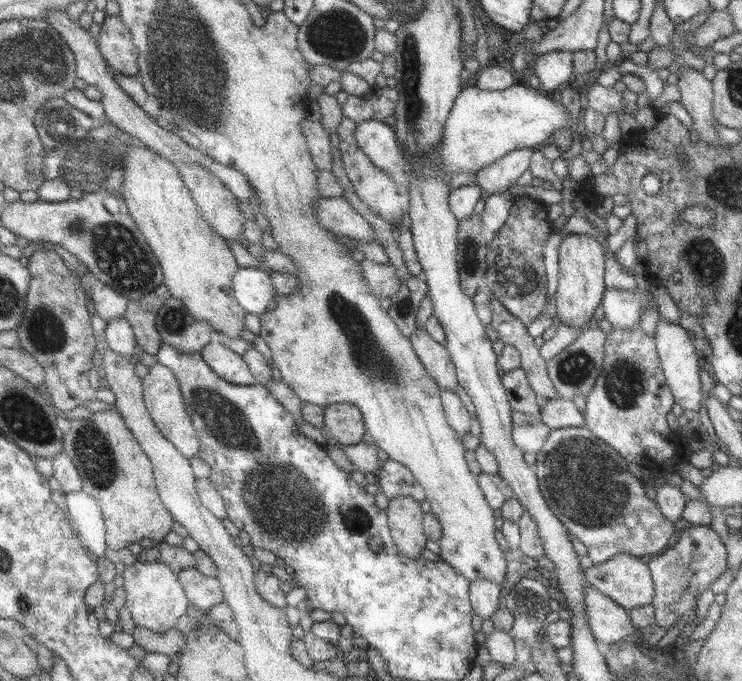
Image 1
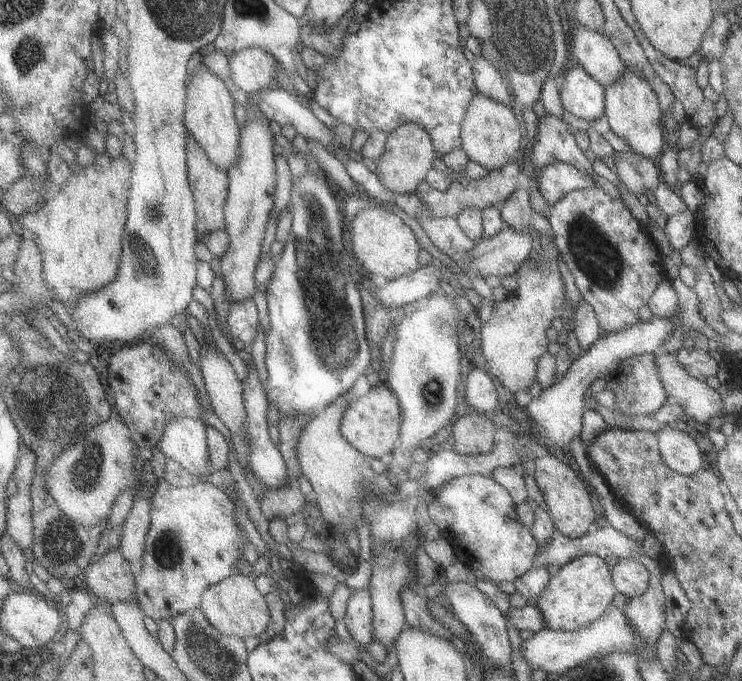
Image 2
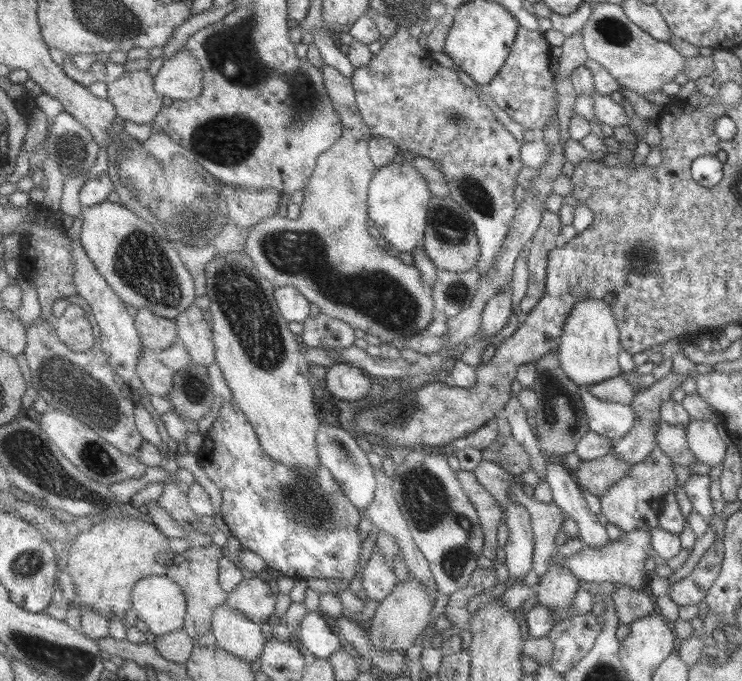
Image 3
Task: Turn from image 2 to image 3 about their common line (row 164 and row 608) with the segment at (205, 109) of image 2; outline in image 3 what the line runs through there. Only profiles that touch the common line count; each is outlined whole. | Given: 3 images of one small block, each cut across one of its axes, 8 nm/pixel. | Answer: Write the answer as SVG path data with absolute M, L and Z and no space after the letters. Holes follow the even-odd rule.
M229 603L215 610L213 633L217 637L219 647L250 663L263 656L270 641L262 630L262 624L250 620L244 612L233 608Z

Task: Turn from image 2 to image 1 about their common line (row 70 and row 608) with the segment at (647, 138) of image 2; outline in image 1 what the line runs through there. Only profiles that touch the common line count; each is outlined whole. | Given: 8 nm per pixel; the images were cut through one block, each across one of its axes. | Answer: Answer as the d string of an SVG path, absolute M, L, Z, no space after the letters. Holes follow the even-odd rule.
M617 555L603 564L584 569L587 581L600 594L613 600L618 606L629 611L631 608L640 608L650 605L655 595L653 580L647 564L647 559L632 557L630 555Z

